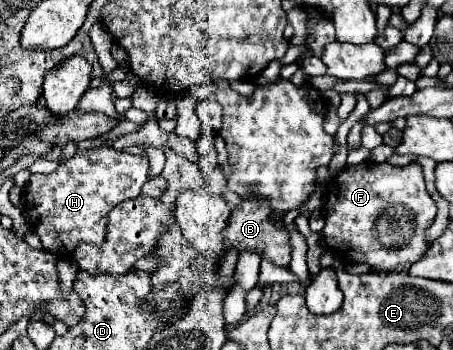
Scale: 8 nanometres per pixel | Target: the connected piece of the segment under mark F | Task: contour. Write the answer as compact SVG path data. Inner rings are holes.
M363 162L357 166L345 168L341 174L333 176L327 182L327 200L325 200L325 228L323 242L335 258L345 262L365 262L381 272L391 272L397 264L411 264L425 256L425 230L433 224L437 206L429 196L423 180L421 166L391 166L391 164L373 164Z

